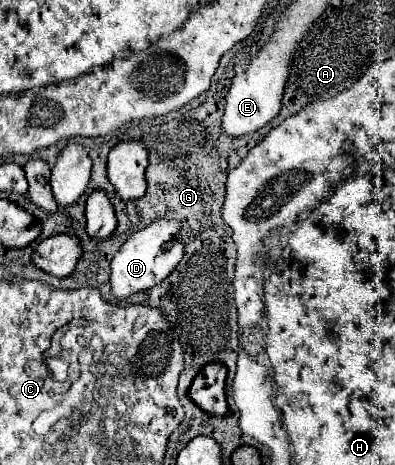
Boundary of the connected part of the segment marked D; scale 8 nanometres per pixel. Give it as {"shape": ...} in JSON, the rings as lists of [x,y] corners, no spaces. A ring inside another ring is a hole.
{"shape":[[[158,220],[150,226],[134,232],[126,244],[120,248],[120,252],[110,262],[110,286],[112,296],[118,300],[126,300],[138,292],[146,292],[166,280],[166,276],[176,268],[176,264],[184,256],[182,242],[176,240],[178,234],[178,222],[170,220]]]}

